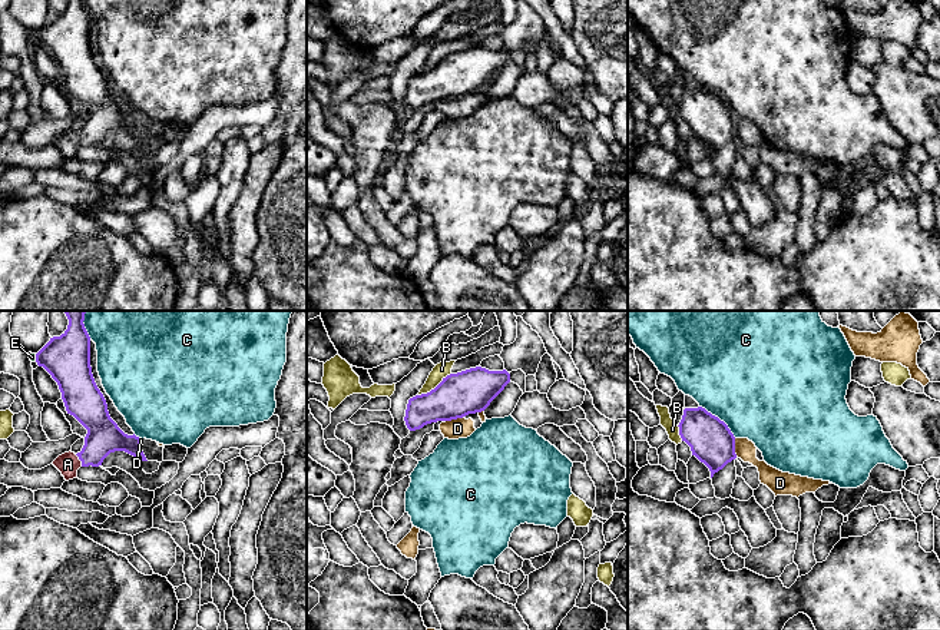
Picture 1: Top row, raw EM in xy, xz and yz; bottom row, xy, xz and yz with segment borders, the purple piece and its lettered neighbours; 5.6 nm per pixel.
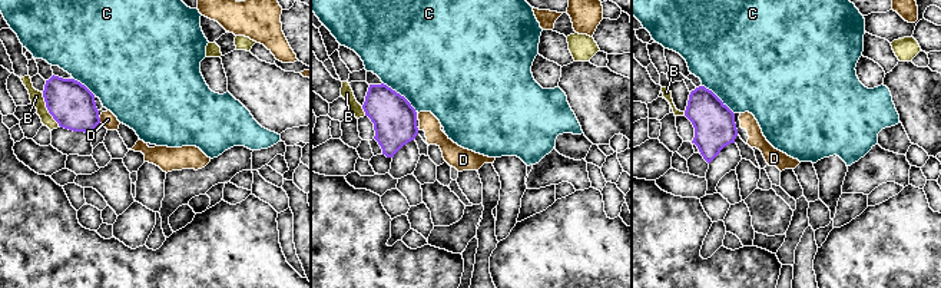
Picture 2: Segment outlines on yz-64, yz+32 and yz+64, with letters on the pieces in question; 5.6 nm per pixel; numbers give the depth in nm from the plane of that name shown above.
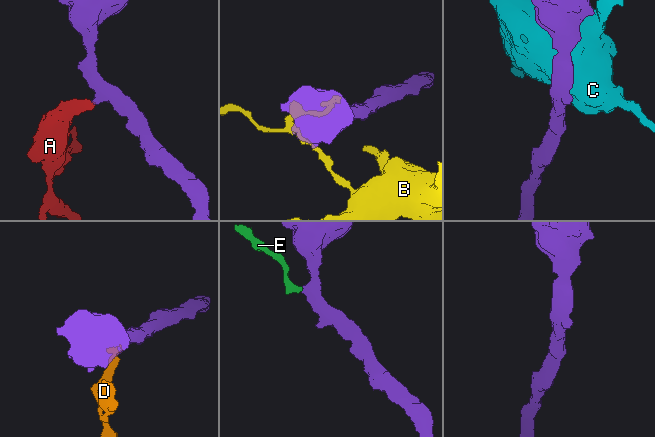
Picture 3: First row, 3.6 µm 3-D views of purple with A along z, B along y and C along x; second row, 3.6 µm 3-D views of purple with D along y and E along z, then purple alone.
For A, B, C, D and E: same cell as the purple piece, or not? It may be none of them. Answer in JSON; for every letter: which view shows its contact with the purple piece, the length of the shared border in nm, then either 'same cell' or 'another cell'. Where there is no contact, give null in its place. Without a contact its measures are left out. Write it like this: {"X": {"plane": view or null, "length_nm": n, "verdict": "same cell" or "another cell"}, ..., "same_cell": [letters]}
{"A": {"plane": "xy", "length_nm": 80, "verdict": "same cell"}, "B": {"plane": "xz", "length_nm": 220, "verdict": "another cell"}, "C": {"plane": "yz", "length_nm": 280, "verdict": "another cell"}, "D": {"plane": "yz", "length_nm": 110, "verdict": "another cell"}, "E": {"plane": "xy", "length_nm": 40, "verdict": "same cell"}, "same_cell": ["A", "E"]}

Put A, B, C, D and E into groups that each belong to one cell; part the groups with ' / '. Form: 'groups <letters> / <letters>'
groups A E / B / C / D

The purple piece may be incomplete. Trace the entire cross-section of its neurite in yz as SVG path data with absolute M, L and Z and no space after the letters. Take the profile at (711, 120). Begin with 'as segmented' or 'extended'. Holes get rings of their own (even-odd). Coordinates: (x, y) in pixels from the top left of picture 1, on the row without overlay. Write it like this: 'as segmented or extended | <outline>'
as segmented | M685 87L678 106L692 135L709 147L711 158L737 137L734 113L724 100L705 87Z

